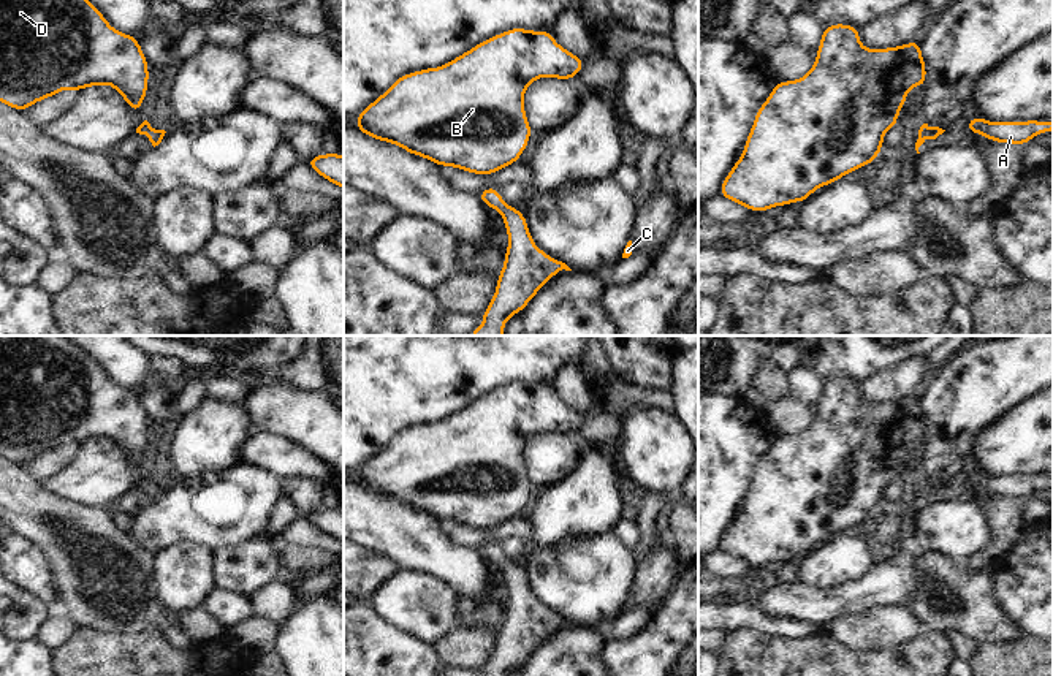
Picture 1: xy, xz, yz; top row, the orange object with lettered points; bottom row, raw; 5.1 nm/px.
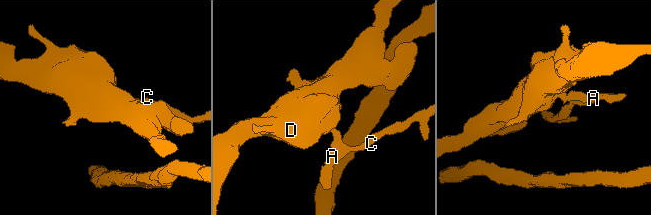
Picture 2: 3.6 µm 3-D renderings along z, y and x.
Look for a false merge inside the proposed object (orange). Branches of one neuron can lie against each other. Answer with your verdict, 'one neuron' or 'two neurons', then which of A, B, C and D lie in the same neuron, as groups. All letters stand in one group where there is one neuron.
one neuron; A B C D

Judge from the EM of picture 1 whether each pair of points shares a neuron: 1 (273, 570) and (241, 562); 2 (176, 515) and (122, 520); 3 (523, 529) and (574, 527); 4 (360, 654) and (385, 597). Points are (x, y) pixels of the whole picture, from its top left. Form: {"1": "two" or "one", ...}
{"1": "one", "2": "two", "3": "two", "4": "two"}

